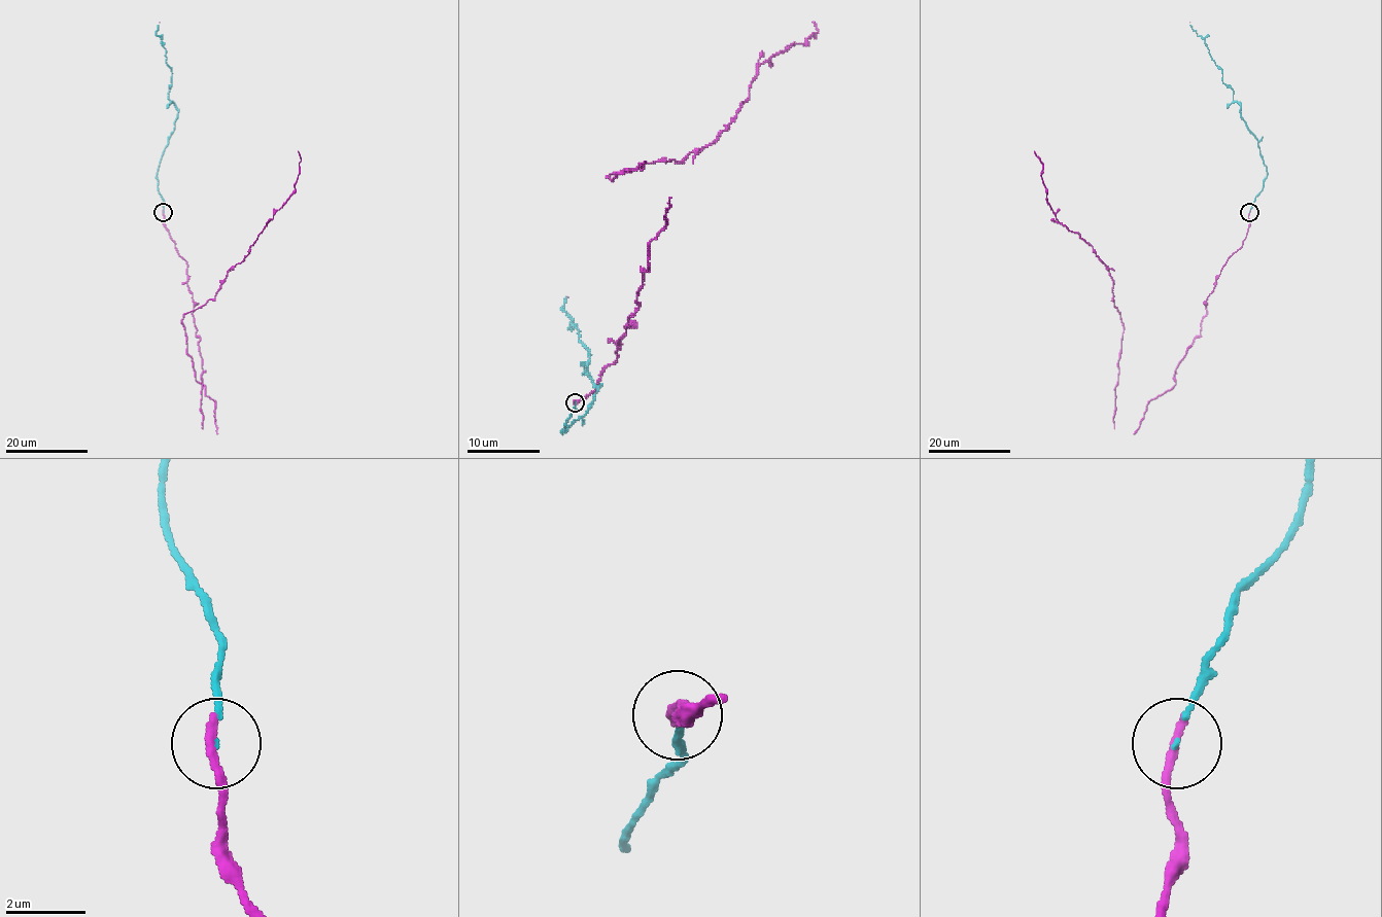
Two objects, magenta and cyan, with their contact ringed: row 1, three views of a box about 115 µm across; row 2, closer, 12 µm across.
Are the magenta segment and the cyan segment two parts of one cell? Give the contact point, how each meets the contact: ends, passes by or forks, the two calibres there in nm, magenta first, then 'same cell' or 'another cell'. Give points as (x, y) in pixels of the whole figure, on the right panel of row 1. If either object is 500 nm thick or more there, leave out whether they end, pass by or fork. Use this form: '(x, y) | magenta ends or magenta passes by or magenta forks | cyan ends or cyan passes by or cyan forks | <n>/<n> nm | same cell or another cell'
(1249, 212) | magenta ends | cyan ends | 260/80 nm | same cell

